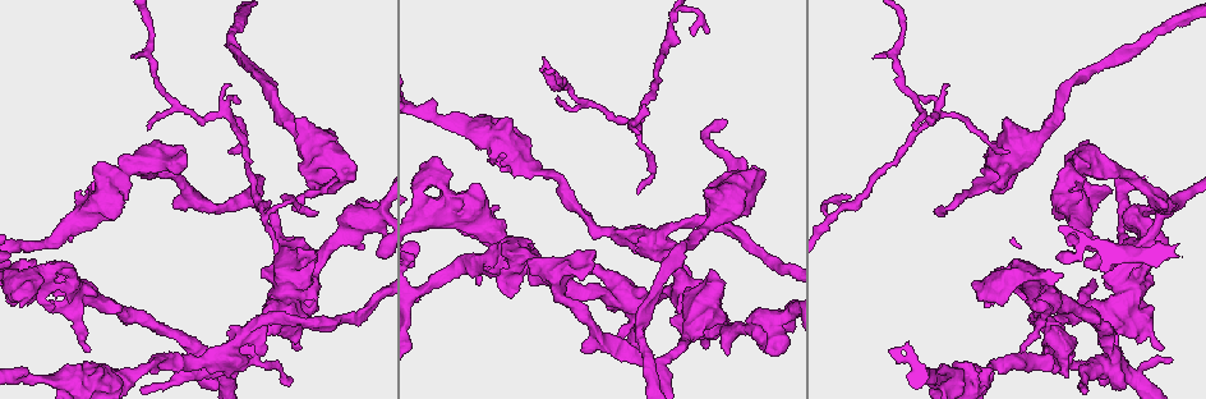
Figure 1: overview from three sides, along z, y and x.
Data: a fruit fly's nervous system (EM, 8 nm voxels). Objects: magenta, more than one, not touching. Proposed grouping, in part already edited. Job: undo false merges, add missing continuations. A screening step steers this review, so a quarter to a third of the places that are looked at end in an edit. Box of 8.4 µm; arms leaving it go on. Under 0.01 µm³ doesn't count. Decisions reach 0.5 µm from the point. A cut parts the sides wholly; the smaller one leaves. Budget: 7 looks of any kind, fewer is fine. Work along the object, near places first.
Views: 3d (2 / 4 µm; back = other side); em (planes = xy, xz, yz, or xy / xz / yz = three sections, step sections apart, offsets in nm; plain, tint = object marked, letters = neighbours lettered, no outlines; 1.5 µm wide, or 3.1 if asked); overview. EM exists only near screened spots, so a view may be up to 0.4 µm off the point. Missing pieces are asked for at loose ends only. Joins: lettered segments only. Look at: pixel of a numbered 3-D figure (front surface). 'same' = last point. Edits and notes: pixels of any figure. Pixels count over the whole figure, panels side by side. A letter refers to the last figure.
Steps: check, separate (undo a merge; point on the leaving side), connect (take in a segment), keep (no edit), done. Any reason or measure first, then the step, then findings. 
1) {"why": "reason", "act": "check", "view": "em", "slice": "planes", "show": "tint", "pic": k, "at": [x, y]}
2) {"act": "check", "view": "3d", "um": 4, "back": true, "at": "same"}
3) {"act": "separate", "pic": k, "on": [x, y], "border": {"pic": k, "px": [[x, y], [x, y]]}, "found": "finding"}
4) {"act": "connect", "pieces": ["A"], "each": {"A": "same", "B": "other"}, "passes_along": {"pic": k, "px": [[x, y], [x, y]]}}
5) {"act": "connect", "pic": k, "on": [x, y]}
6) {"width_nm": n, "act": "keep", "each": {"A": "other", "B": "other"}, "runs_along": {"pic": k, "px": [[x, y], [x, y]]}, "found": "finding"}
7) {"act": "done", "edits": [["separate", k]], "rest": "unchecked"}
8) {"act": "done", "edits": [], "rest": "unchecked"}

{"why": "thick turns thin", "act": "check", "view": "3d", "um": 4, "pic": 1, "at": [527, 171]}

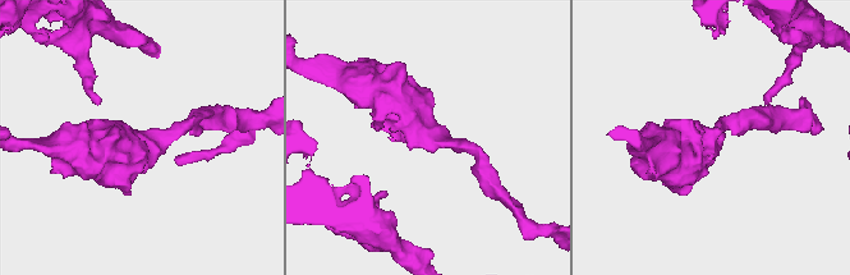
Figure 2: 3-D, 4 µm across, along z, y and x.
{"act": "check", "view": "em", "slice": "planes", "show": "plain", "pic": 2, "at": [138, 141]}

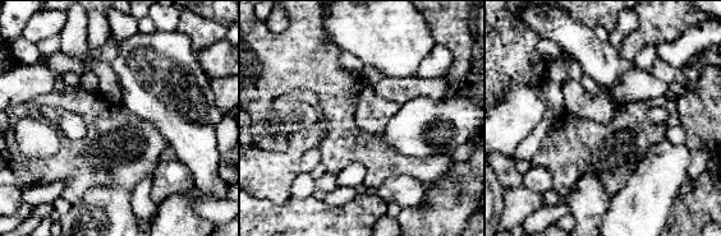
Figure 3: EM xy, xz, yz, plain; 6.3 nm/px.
{"act": "check", "view": "em", "slice": "planes", "show": "letters", "at": "same"}

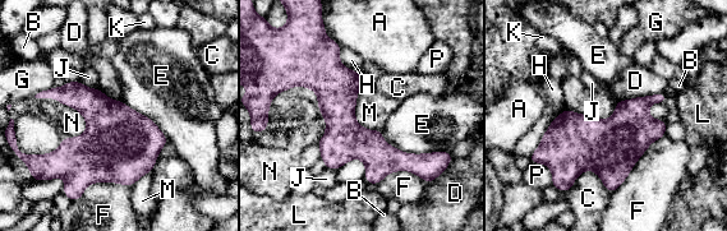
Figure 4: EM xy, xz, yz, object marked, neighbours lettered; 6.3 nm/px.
{"longest_contact_nm": ["F", 500], "act": "keep", "each": {"A": "other", "B": "other", "C": "other", "D": "other", "E": "other", "F": "other", "G": "other", "H": "other", "J": "other", "K": "other", "L": "other", "M": "other", "N": "other", "P": "other"}, "border": {"pic": 4, "px": [[364, 78], [355, 120], [380, 130]]}, "found": "continuous, no second cell"}

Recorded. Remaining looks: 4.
{"why": "free end", "act": "check", "view": "3d", "um": 2, "pic": 1, "at": [264, 349]}

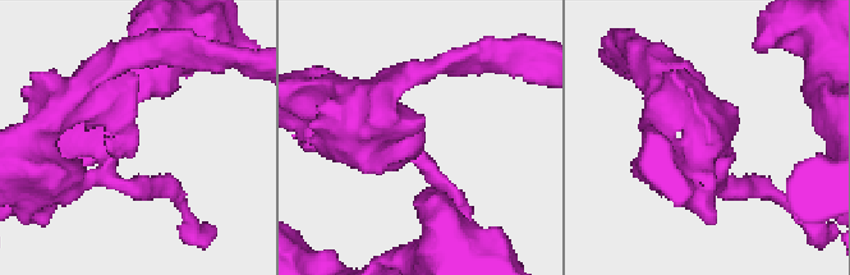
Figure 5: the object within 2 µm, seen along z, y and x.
{"act": "check", "view": "em", "slice": "planes", "show": "letters", "pic": 5, "at": [415, 126]}

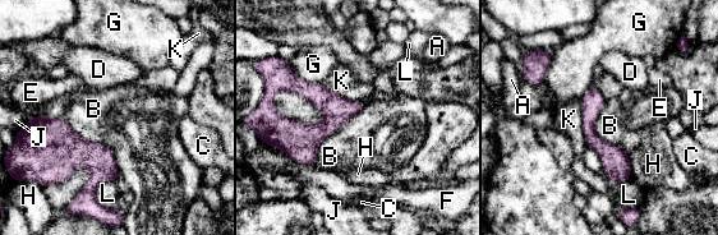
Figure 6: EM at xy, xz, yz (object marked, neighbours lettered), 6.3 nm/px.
{"act": "keep", "each": {"A": "other", "B": "other", "C": "other", "D": "other", "E": "other", "F": "other", "G": "other", "H": "other", "J": "other", "K": "other", "L": "other"}, "runs_along": {"pic": 6, "px": [[593, 90], [589, 134], [617, 180]]}, "found": "none of them fits"}

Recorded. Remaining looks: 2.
{"act": "done", "edits": [], "rest": "unchecked"}

